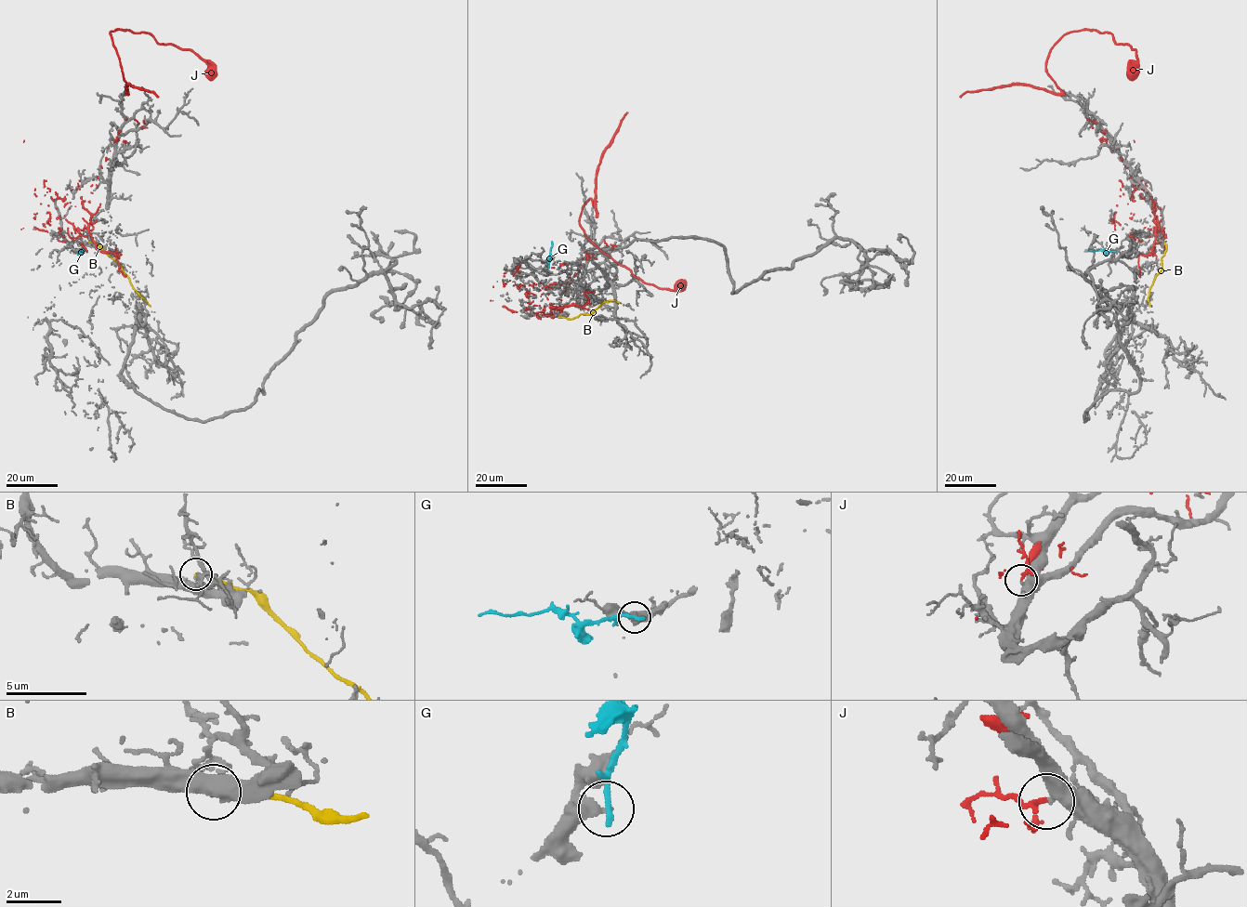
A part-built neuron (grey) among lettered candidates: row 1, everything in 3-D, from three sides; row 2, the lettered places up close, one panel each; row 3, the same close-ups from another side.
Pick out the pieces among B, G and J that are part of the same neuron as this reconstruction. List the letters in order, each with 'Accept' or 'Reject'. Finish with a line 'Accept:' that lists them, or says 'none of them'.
B: Reject
G: Reject
J: Reject
Accept: none of them

